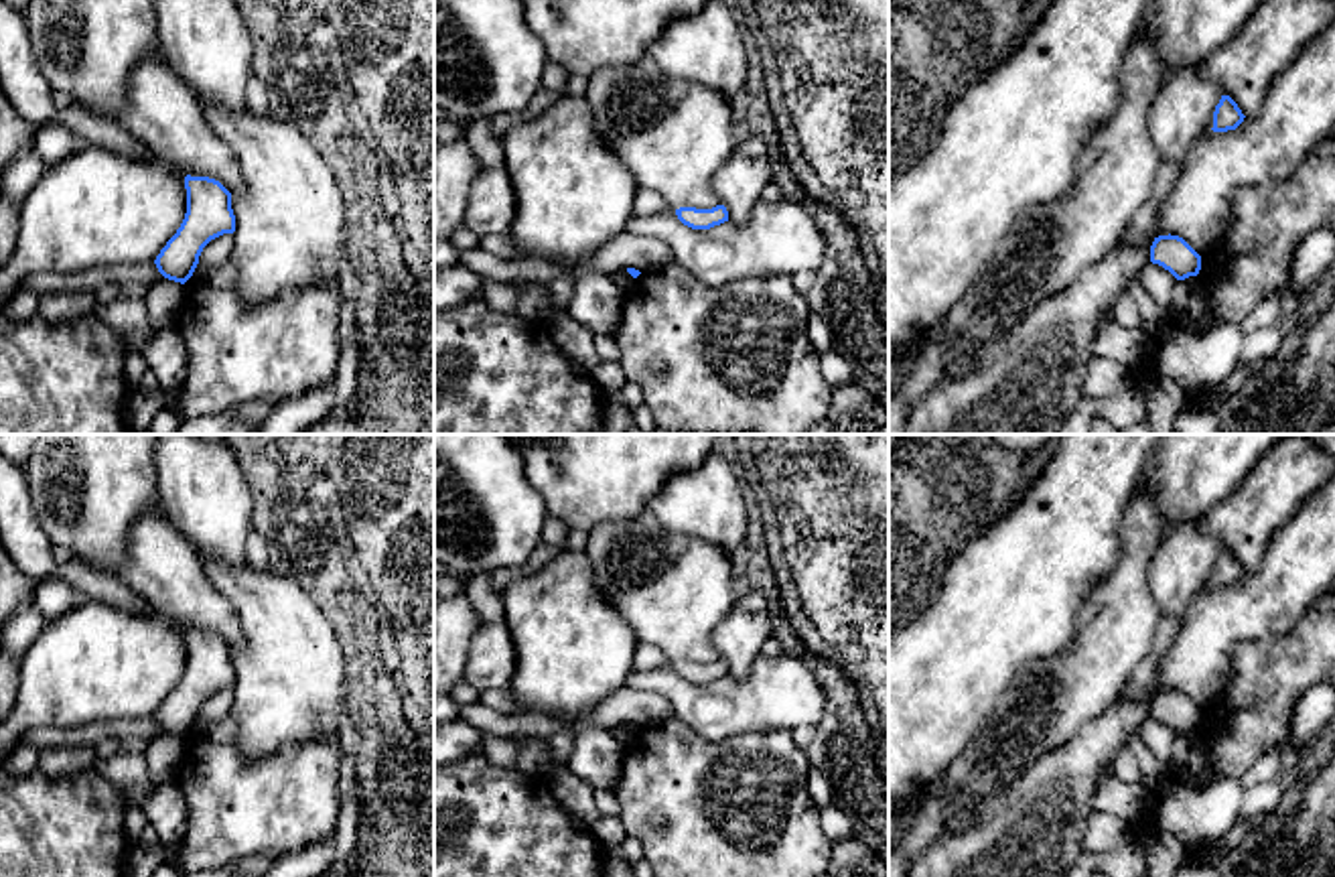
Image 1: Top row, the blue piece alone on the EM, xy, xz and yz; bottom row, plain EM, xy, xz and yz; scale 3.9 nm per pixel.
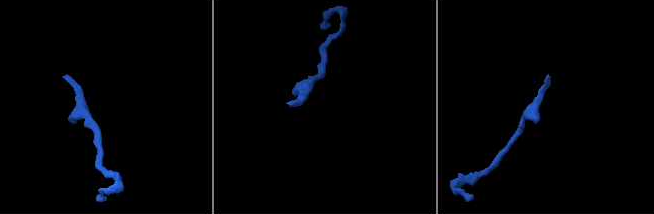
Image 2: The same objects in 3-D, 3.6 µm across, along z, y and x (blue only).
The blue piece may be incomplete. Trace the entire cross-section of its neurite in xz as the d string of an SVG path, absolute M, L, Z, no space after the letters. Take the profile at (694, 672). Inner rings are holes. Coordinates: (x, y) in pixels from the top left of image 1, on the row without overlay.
M724 660L712 664L680 662L676 664L678 674L692 684L710 684L728 676L728 666Z

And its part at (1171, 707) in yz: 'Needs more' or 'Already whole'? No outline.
Already whole

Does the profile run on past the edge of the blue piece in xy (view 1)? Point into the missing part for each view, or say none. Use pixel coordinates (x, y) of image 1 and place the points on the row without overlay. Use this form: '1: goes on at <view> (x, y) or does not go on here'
1: does not go on here

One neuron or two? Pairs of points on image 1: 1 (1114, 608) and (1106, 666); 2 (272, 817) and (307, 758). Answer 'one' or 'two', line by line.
1: one
2: one

